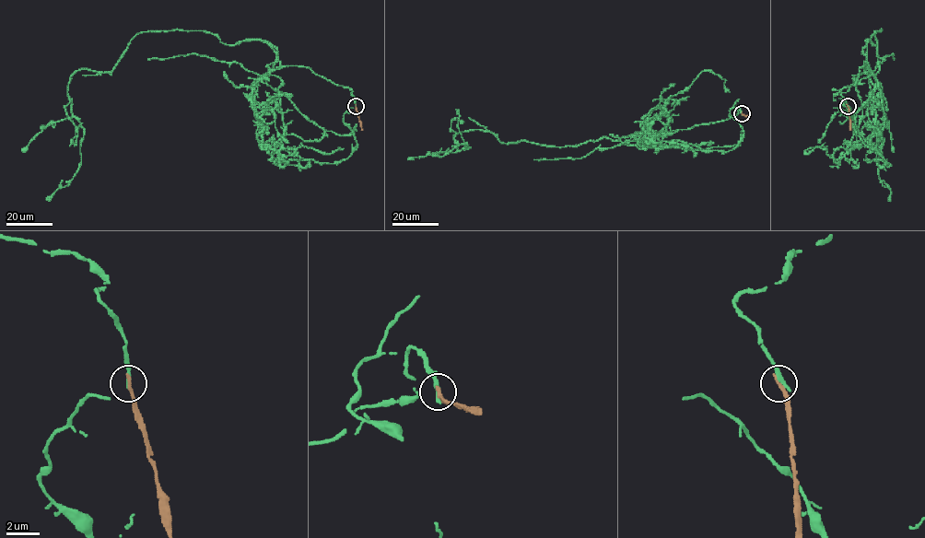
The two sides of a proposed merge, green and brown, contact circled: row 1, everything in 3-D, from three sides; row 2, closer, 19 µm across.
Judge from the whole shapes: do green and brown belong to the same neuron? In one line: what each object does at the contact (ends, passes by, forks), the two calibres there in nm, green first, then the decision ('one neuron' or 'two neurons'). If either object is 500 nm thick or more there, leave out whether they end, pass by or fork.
green ends there; brown ends there; 280 nm thick on the green side, 240 nm on the other; two neurons

